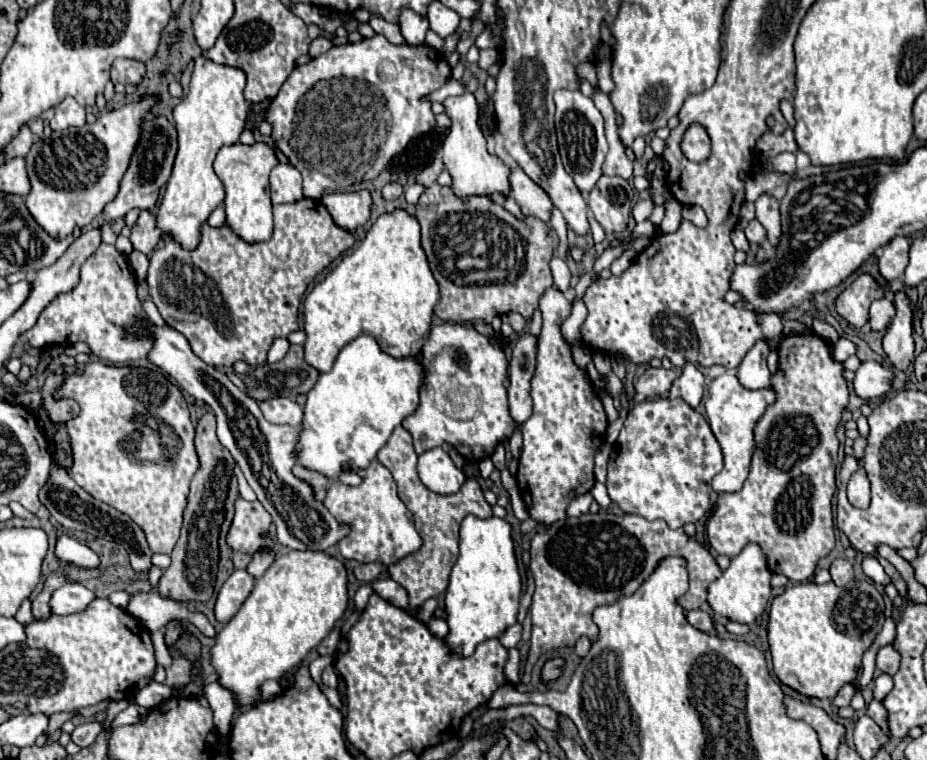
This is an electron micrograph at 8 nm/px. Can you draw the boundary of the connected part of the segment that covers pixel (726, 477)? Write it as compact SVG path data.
M724 373L710 383L708 399L706 399L704 407L706 407L706 415L708 415L708 423L712 427L712 433L724 453L724 469L712 479L712 489L716 493L734 493L734 491L742 489L742 485L748 477L750 461L752 461L754 425L764 415L764 409L768 409L768 405L772 405L772 401L776 401L776 391L772 389L772 385L768 389L758 389L758 391L744 389L744 385L740 385L740 381L736 381L734 373Z

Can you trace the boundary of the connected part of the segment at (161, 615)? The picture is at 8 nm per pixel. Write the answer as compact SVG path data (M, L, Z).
M136 593L128 603L126 611L132 617L140 619L140 623L149 630L156 663L164 668L172 663L172 657L164 641L164 629L170 620L190 622L200 629L204 637L216 635L214 627L208 623L208 619L202 613L188 609L186 603L162 599L158 593Z

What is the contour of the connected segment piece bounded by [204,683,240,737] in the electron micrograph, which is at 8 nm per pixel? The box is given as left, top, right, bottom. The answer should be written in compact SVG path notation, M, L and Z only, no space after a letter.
M220 683L206 685L204 695L214 711L214 725L218 729L218 733L222 737L228 737L232 715L240 707L240 705L236 705L236 697L232 697L232 691L224 689L224 685L220 685Z

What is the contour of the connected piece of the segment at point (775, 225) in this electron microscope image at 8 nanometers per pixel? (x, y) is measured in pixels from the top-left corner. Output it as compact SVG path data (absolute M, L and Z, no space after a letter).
M762 195L756 199L756 219L764 225L768 231L768 241L776 247L776 241L780 241L780 203L768 195Z

